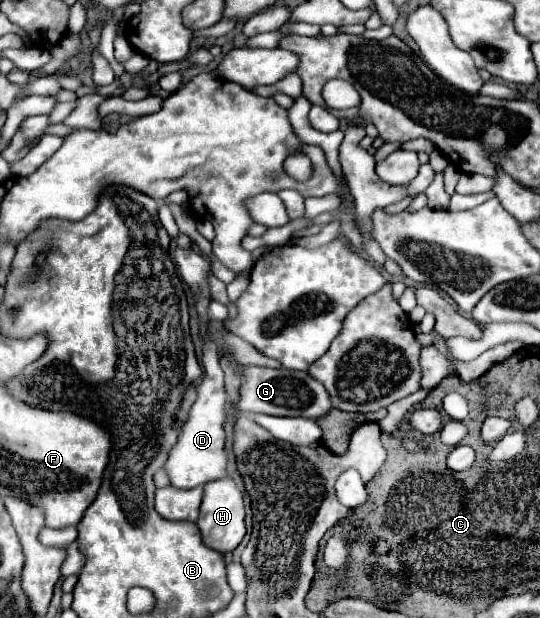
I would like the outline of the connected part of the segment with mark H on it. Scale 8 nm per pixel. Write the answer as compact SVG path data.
M225 476L221 480L213 480L205 484L205 496L201 504L201 516L197 522L203 542L219 552L231 552L239 546L239 542L245 536L245 502L243 492L237 488L233 478Z

